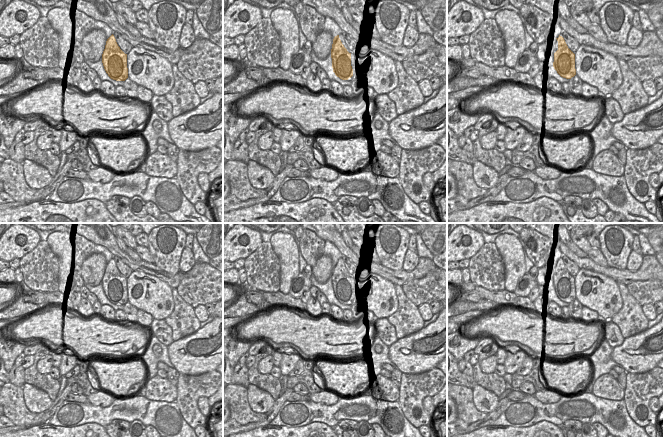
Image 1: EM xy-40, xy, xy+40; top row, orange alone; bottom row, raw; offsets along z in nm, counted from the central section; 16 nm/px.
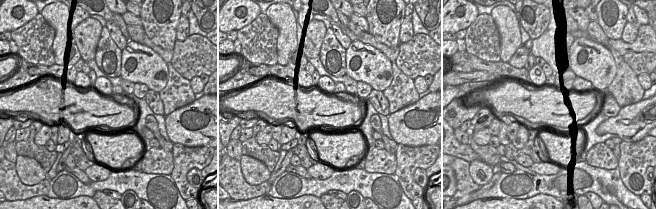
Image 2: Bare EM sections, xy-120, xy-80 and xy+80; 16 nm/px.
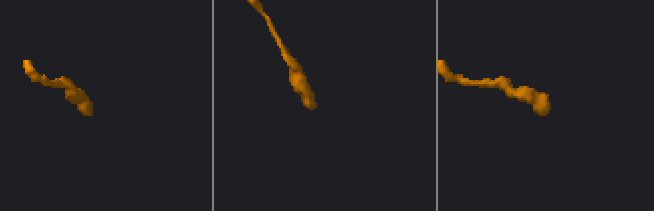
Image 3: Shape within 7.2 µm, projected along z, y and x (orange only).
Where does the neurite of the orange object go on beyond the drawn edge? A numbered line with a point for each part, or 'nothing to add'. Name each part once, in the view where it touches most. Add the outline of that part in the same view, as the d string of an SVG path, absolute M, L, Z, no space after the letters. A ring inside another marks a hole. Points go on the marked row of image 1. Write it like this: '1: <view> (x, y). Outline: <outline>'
1: xy (355, 64). Outline: M351 53L351 66L353 69L353 77L358 77L358 68L365 55Z

